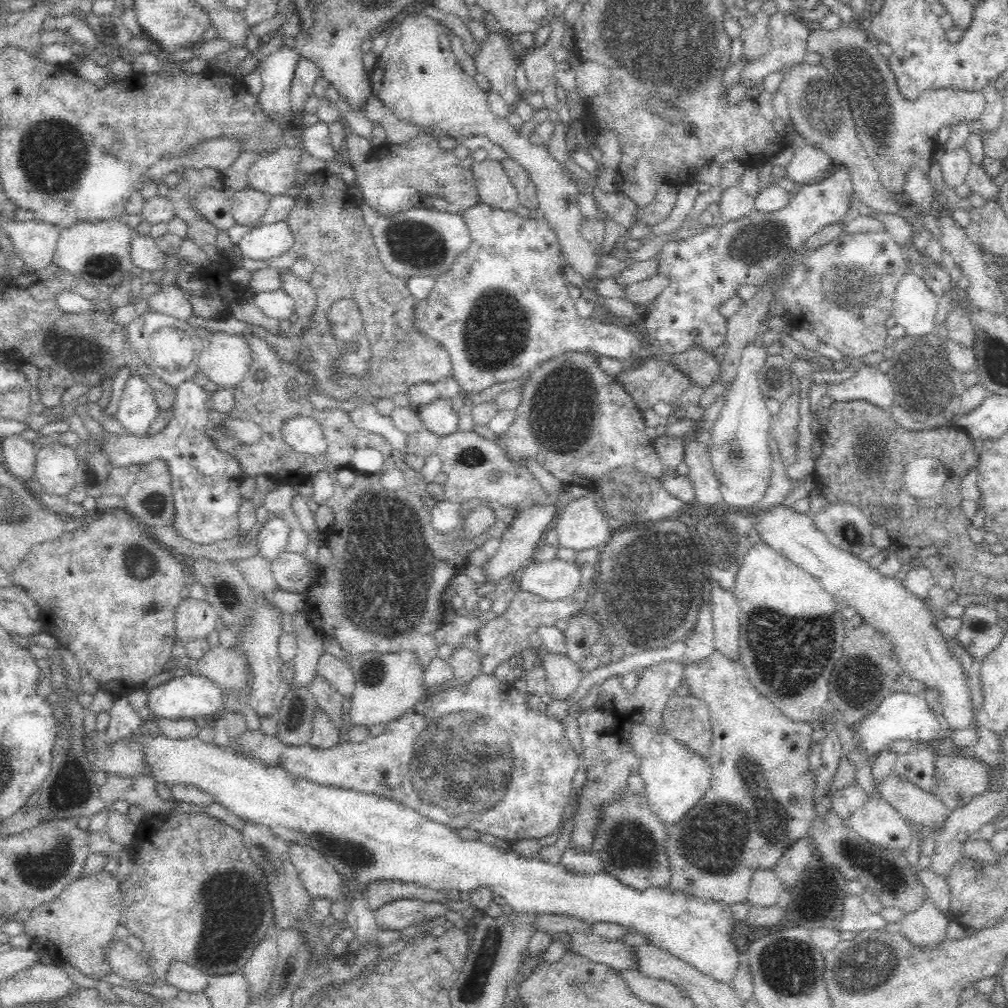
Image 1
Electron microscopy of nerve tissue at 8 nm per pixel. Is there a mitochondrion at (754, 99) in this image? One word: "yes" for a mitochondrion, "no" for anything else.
no

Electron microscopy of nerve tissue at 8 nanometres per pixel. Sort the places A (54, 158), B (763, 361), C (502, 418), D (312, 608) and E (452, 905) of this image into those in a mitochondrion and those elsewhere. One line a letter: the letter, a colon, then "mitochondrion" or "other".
A: mitochondrion
B: other
C: other
D: other
E: other

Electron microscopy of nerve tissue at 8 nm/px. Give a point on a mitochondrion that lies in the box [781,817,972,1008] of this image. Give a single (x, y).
(875, 960)

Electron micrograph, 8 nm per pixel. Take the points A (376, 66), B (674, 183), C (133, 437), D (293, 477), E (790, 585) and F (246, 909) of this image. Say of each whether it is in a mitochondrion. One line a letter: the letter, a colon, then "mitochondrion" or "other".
A: other
B: other
C: other
D: other
E: other
F: mitochondrion

